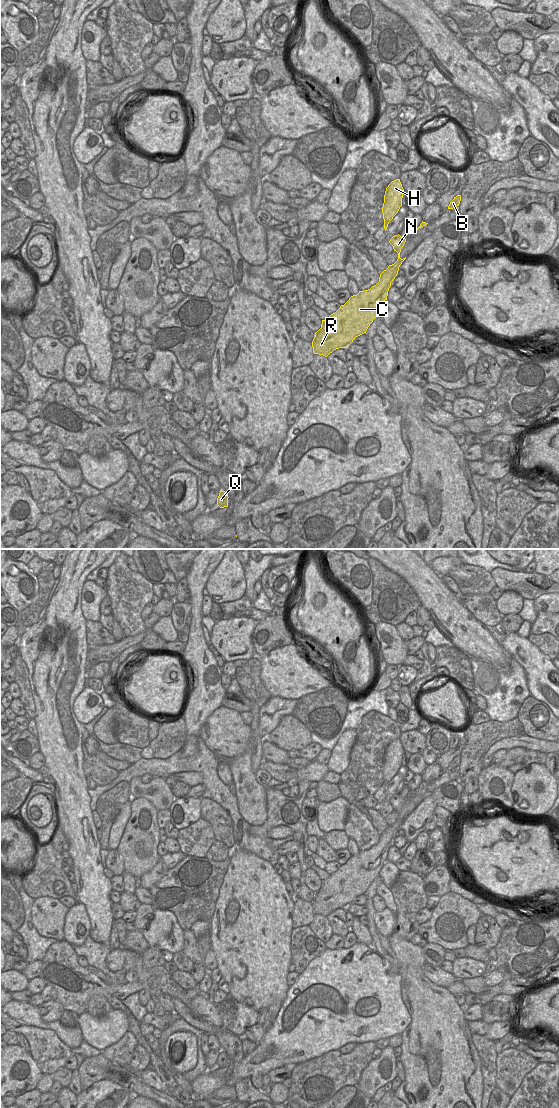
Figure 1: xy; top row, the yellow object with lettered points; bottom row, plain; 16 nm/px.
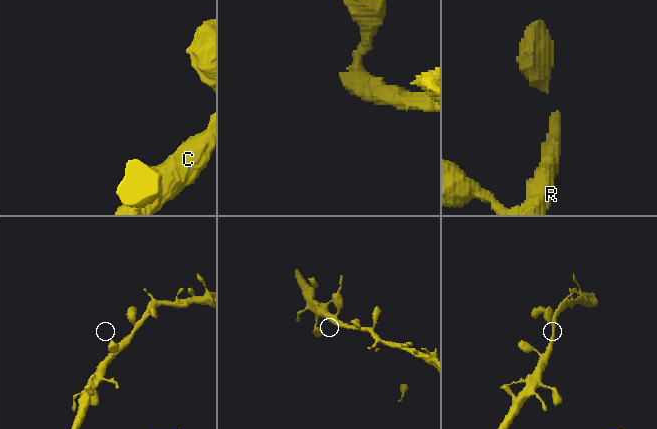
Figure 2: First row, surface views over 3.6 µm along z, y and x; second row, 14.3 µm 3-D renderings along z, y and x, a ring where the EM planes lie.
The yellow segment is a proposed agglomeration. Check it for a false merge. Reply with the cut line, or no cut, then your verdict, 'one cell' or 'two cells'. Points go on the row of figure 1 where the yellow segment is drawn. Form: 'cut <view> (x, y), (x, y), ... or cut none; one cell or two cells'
cut none; one cell

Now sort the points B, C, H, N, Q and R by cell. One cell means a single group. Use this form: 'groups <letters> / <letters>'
groups B C H N Q R

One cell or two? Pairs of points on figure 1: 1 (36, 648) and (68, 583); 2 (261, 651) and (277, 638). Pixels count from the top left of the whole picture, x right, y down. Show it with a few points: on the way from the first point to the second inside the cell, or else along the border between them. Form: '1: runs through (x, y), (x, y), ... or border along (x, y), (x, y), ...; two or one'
1: runs through (36, 632), (66, 602), (66, 599); one
2: runs through (264, 647), (273, 638); one

